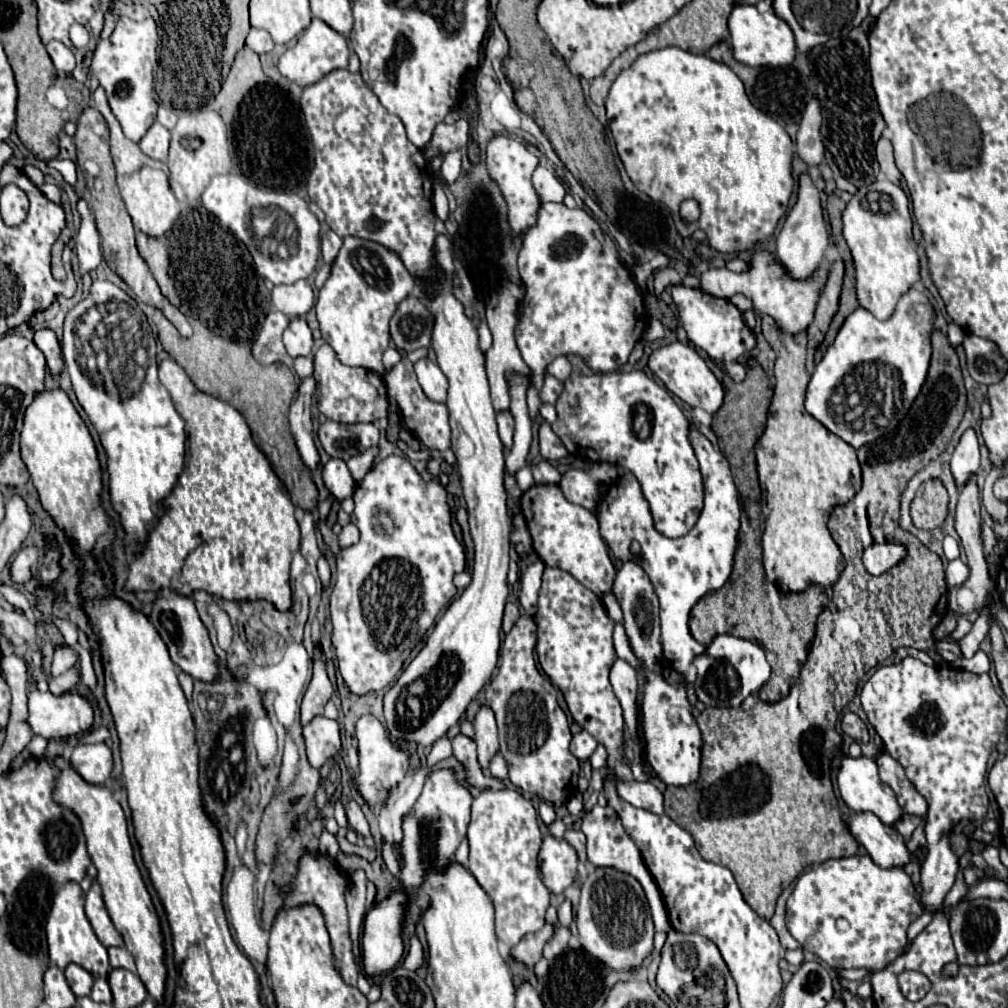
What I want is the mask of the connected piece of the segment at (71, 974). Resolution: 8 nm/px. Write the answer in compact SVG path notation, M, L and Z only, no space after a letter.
M68 964L66 966L66 980L68 980L68 984L76 996L90 996L94 976L88 974L88 970L84 970L82 966Z

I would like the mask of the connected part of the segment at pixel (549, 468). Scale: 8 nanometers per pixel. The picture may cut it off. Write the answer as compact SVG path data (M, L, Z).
M540 460L538 464L534 464L532 474L534 474L536 484L558 484L560 482L560 472L548 460Z

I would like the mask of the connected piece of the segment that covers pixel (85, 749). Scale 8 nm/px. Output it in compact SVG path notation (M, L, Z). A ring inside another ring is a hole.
M104 742L100 744L82 744L72 750L70 764L74 770L92 784L104 784L114 768L112 748Z

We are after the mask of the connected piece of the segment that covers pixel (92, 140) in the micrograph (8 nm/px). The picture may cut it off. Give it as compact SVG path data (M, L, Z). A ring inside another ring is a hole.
M86 108L82 112L82 116L78 118L78 130L74 136L76 142L76 150L78 150L78 166L84 168L84 178L86 178L86 186L90 190L90 208L94 210L94 218L96 218L96 226L98 232L102 236L102 252L104 252L104 260L106 264L112 268L114 274L118 274L130 288L132 292L148 306L154 306L158 310L164 312L164 316L176 326L176 330L184 336L190 338L192 336L192 326L186 320L186 316L174 308L160 292L152 272L148 270L146 262L140 258L136 244L134 244L134 226L132 220L128 218L126 206L122 202L120 190L116 186L116 171L112 164L112 156L108 150L108 126L102 118L102 114L96 108ZM86 166L90 170L86 170Z

